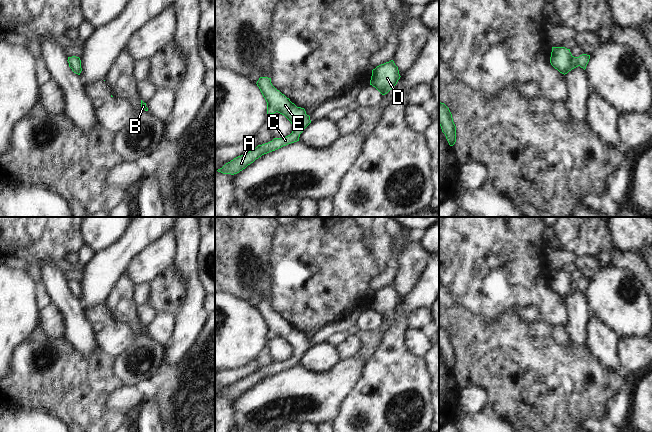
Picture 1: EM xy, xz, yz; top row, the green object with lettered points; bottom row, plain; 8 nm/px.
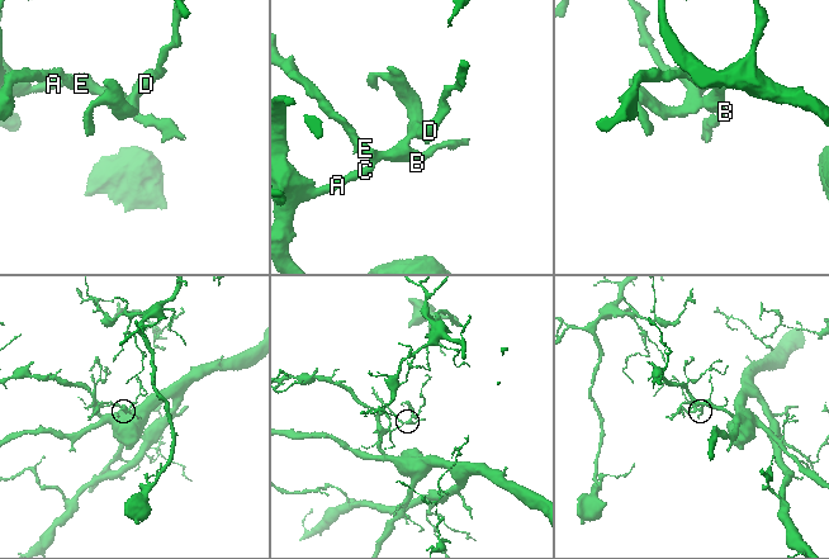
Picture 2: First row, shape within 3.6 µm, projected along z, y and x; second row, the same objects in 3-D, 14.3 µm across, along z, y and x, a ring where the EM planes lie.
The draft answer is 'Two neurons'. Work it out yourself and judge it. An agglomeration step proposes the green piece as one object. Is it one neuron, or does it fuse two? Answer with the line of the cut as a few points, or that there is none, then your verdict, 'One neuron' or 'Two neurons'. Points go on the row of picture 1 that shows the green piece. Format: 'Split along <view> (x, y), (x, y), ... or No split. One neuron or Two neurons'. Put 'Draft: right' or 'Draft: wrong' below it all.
No split. One neuron.
Draft: wrong

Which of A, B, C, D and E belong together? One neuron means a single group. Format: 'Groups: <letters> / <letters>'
Groups: A B C D E.

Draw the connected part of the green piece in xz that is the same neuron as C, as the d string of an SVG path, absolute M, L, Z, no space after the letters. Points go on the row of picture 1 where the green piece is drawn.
M260 77L256 84L267 102L267 116L276 112L284 115L292 124L292 133L286 137L274 138L272 141L258 145L251 151L234 158L217 170L223 174L237 174L262 155L299 141L300 134L311 123L310 116L306 114L305 109L297 107L277 90L272 85L271 78Z

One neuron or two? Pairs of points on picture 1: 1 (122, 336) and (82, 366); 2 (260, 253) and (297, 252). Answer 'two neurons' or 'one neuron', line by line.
1: two neurons
2: two neurons

